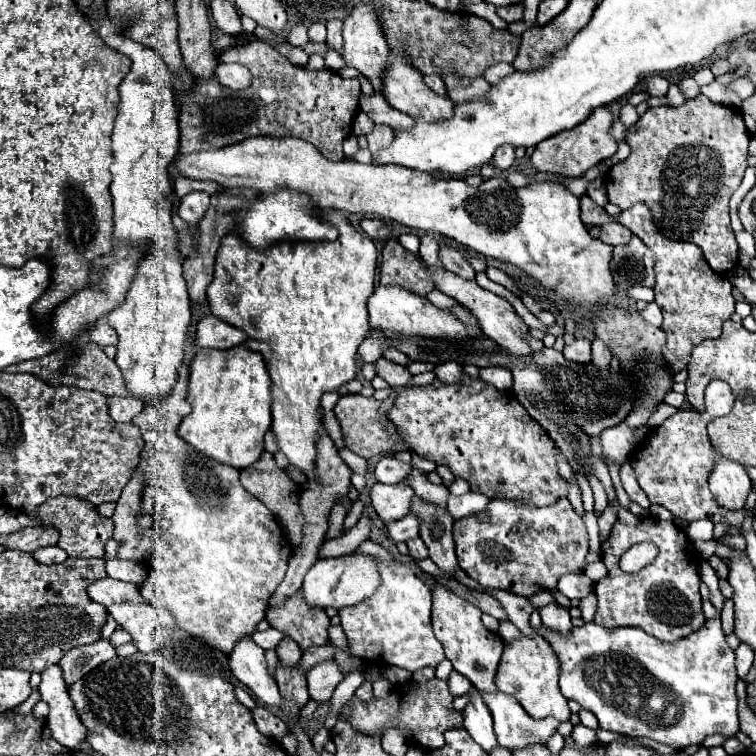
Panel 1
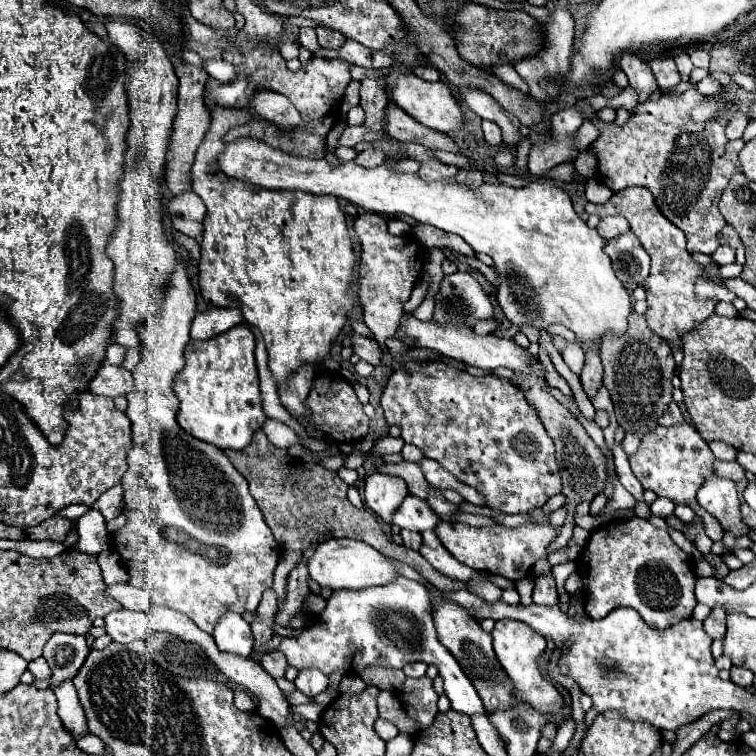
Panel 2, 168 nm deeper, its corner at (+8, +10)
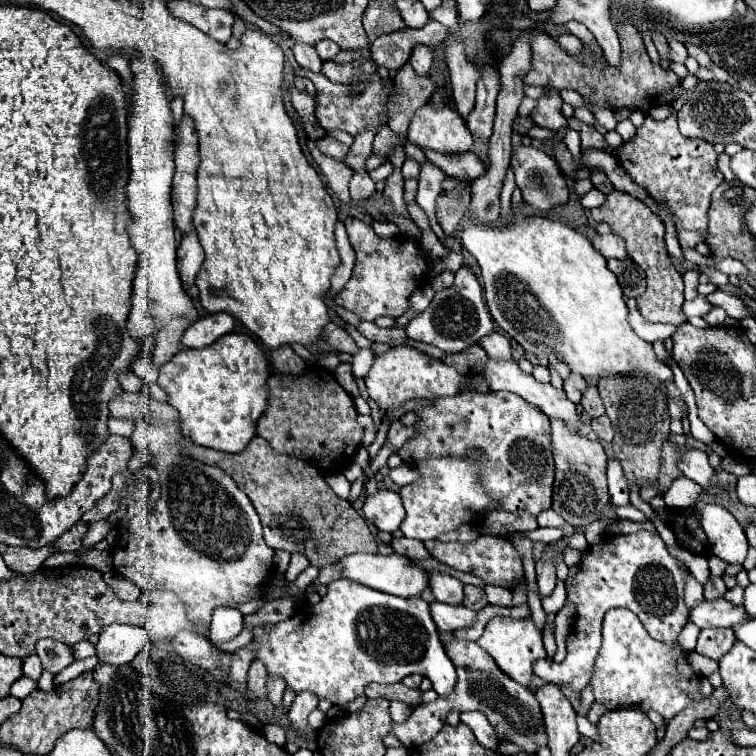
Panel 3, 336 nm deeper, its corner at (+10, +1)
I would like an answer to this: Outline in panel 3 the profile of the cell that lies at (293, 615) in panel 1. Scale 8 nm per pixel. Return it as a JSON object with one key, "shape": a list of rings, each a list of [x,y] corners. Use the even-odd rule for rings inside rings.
{"shape":[[[292,555],[290,567],[288,567],[288,571],[286,571],[286,579],[288,579],[288,581],[296,581],[296,577],[298,577],[308,565],[310,565],[310,563],[308,563],[308,559],[306,559],[304,555]]]}

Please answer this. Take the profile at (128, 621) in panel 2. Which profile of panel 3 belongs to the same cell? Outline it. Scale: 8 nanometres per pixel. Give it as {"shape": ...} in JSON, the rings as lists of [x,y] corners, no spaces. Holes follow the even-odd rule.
{"shape":[[[112,623],[100,633],[96,655],[102,663],[124,665],[124,663],[130,663],[146,643],[148,643],[148,635],[142,627]]]}

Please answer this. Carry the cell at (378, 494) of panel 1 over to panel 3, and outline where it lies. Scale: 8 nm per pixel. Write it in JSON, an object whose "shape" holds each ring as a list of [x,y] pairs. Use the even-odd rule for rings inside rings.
{"shape":[[[378,489],[374,495],[368,495],[362,511],[368,521],[386,533],[394,533],[406,515],[400,495],[388,489]]]}

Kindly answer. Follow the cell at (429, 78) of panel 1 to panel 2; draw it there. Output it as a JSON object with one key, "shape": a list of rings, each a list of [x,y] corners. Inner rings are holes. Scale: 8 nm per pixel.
{"shape":[[[420,64],[420,66],[416,66],[414,74],[416,74],[418,78],[422,78],[422,80],[428,80],[428,82],[440,80],[440,72],[438,72],[432,64]]]}

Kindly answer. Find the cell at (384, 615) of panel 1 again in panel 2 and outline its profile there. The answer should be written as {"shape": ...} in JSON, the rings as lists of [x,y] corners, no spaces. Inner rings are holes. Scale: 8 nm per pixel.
{"shape":[[[400,576],[398,580],[386,584],[386,586],[372,586],[364,590],[334,590],[332,596],[328,598],[326,608],[320,612],[318,620],[310,626],[300,630],[298,636],[284,636],[278,646],[280,652],[286,654],[288,664],[294,666],[296,670],[306,670],[306,668],[316,668],[322,670],[326,676],[340,672],[340,674],[360,674],[368,666],[384,666],[384,668],[404,668],[410,662],[424,662],[424,664],[434,664],[444,680],[444,694],[448,696],[452,708],[462,714],[476,714],[476,712],[486,712],[482,706],[480,696],[476,694],[474,686],[462,672],[460,664],[456,658],[440,644],[436,636],[436,628],[432,622],[432,602],[426,586],[408,580]]]}

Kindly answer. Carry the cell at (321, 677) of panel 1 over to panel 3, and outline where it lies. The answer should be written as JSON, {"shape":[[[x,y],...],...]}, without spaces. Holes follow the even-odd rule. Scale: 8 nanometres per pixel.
{"shape":[[[298,693],[296,699],[294,699],[294,703],[292,703],[292,707],[288,709],[288,719],[290,719],[292,727],[294,727],[296,731],[308,729],[310,733],[314,733],[314,731],[308,727],[306,717],[308,717],[308,713],[310,713],[312,709],[316,709],[316,707],[318,707],[318,697],[316,697],[316,693]]]}

